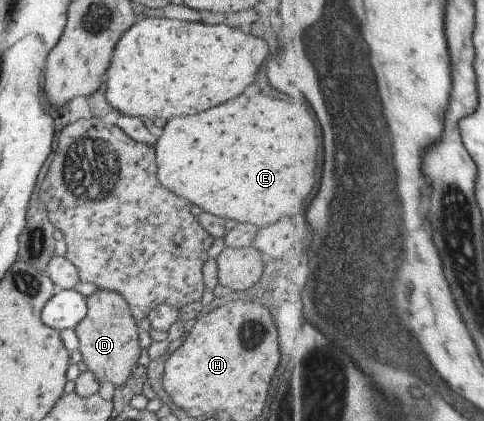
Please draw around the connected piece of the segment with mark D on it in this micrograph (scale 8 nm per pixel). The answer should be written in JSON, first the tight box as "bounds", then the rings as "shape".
{"bounds":[73,289,140,387],"shape":[[[97,289],[92,295],[86,297],[86,308],[86,317],[73,329],[78,341],[77,350],[82,357],[81,361],[86,371],[93,373],[99,385],[108,382],[119,387],[128,379],[128,376],[131,376],[131,371],[134,371],[137,366],[140,331],[126,301],[114,291]]]}

